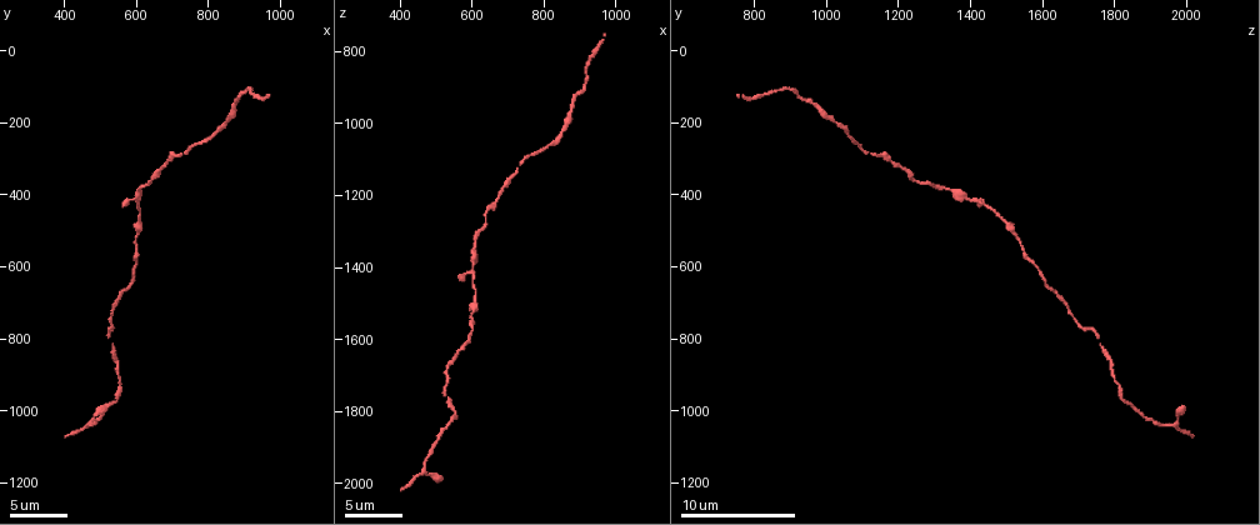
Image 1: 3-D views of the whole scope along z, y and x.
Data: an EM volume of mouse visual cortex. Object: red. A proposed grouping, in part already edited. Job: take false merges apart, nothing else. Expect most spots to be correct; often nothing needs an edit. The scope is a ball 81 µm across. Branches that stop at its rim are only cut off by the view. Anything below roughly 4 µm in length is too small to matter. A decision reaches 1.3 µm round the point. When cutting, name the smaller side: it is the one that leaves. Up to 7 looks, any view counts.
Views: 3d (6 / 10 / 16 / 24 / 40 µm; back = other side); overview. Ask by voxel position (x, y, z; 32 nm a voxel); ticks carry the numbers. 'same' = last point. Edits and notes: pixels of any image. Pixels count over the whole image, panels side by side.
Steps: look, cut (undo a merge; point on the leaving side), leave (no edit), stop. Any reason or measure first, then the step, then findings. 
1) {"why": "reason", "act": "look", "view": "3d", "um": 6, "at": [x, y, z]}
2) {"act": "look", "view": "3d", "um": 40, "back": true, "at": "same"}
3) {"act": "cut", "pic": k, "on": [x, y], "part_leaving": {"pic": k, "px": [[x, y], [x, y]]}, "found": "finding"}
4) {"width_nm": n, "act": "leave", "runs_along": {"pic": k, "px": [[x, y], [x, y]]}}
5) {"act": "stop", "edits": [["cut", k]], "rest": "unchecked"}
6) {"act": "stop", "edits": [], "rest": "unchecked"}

{"why": "sudden change in width", "act": "look", "view": "3d", "um": 10, "at": [600, 420, 1410]}

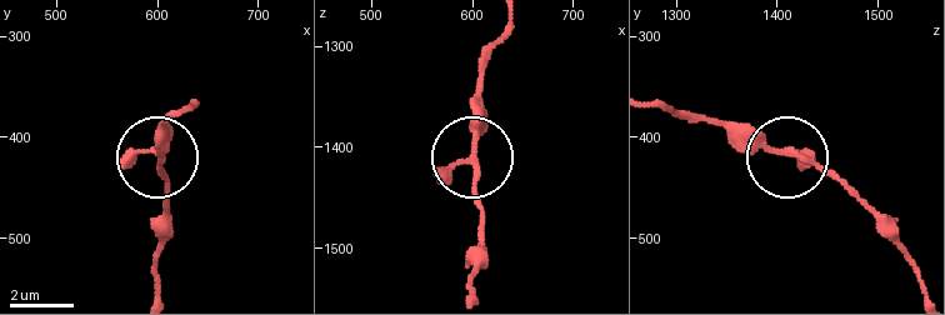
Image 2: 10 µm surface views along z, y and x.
{"act": "leave", "runs_along": {"pic": 2, "px": [[836, 181], [808, 163], [743, 146], [713, 125]]}, "found": "continuous, no second cell"}

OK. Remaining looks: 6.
{"why": "sudden change in width", "act": "look", "view": "3d", "um": 10, "at": [610, 500, 1520]}

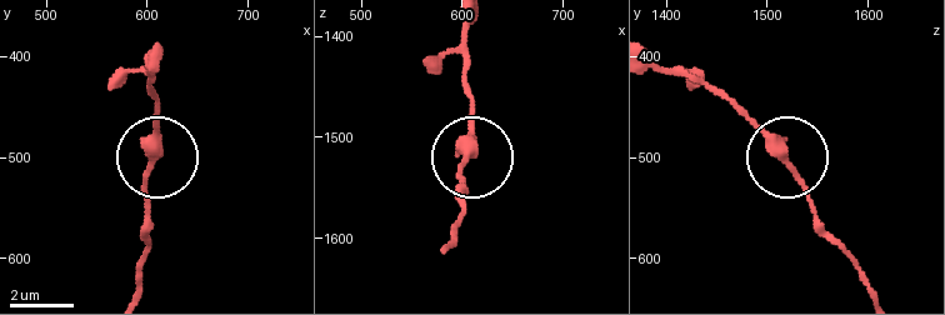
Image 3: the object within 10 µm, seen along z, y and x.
{"why": "other side", "act": "look", "view": "3d", "um": 10, "back": true, "at": [606, 506, 1518]}

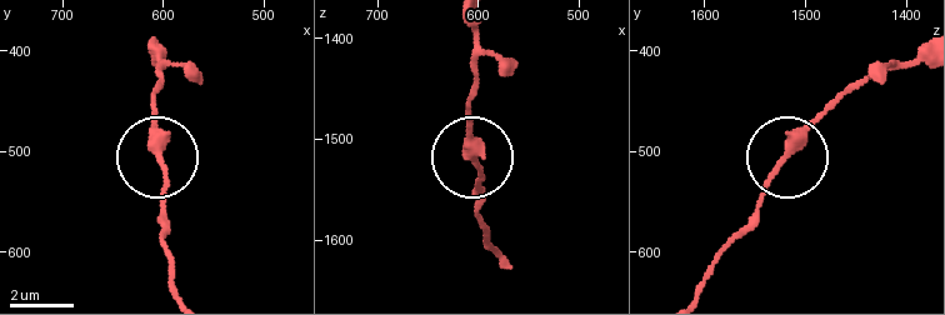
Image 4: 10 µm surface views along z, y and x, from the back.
{"act": "leave", "runs_along": {"pic": 4, "px": [[841, 98], [725, 245]]}, "found": "one cell here"}

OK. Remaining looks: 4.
{"why": "calibre changes", "act": "look", "view": "3d", "um": 10, "at": [650, 350, 1240]}

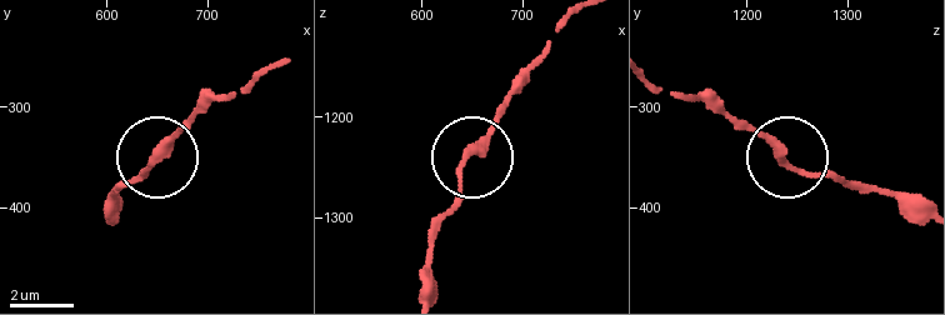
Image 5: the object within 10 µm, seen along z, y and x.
{"why": "zoom in", "act": "look", "view": "3d", "um": 6, "at": [644, 360, 1242]}

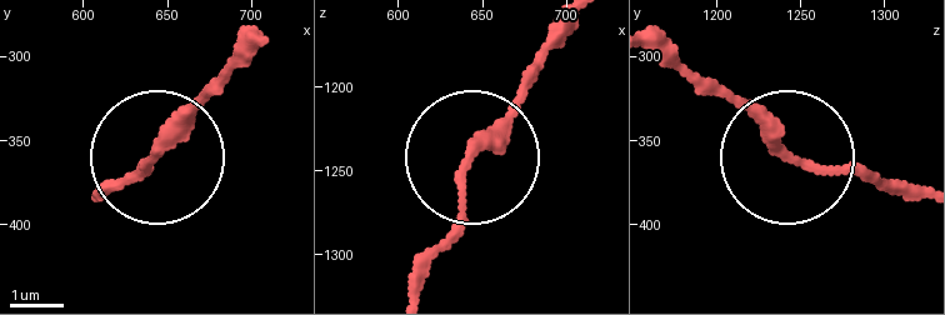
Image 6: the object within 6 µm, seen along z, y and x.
{"act": "leave", "runs_along": {"pic": 6, "px": [[96, 195], [150, 164], [240, 60]]}, "found": "all the same cell"}

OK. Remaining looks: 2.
{"act": "stop", "edits": [], "rest": "unchecked"}

